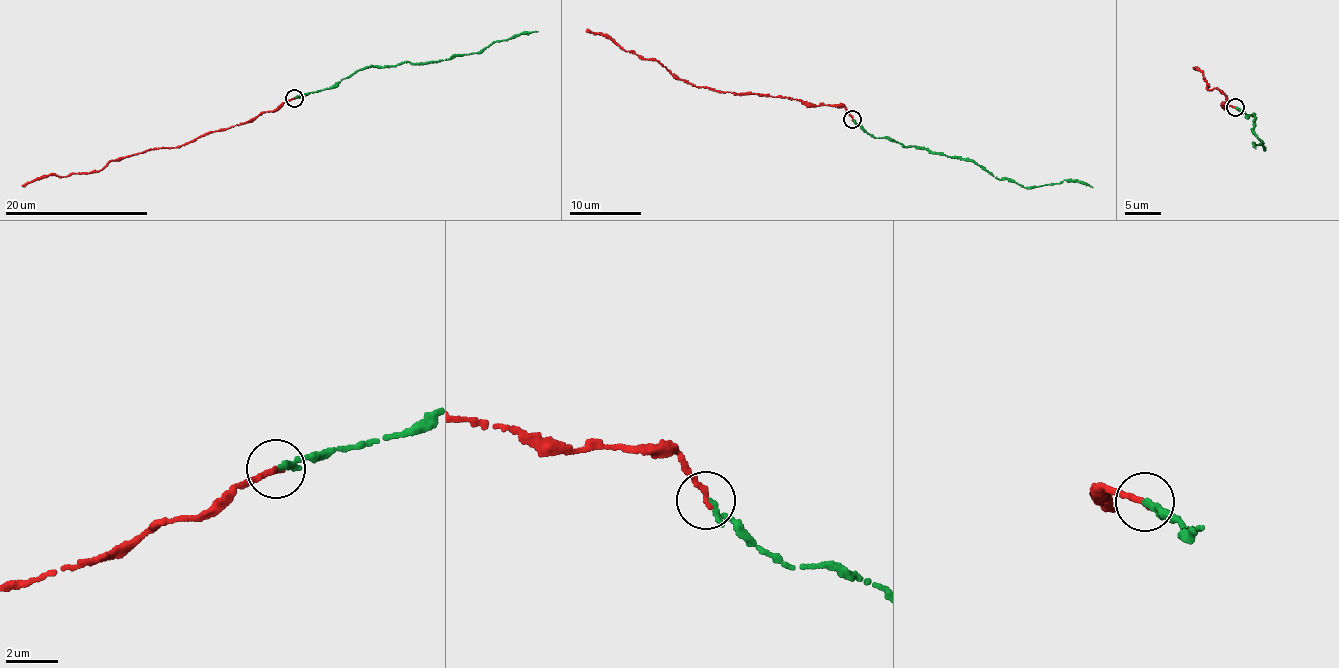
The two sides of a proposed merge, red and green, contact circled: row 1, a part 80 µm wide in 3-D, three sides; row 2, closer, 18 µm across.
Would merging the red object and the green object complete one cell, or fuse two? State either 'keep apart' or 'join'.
join

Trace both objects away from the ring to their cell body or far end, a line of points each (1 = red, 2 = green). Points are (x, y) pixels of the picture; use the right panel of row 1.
1: (1236, 107), (1220, 105), (1226, 95), (1221, 90), (1206, 89), (1209, 83), (1204, 82), (1204, 73), (1193, 66)
2: (1236, 107), (1248, 116), (1245, 117), (1255, 114), (1252, 132), (1265, 148), (1260, 144), (1253, 144), (1256, 149)

